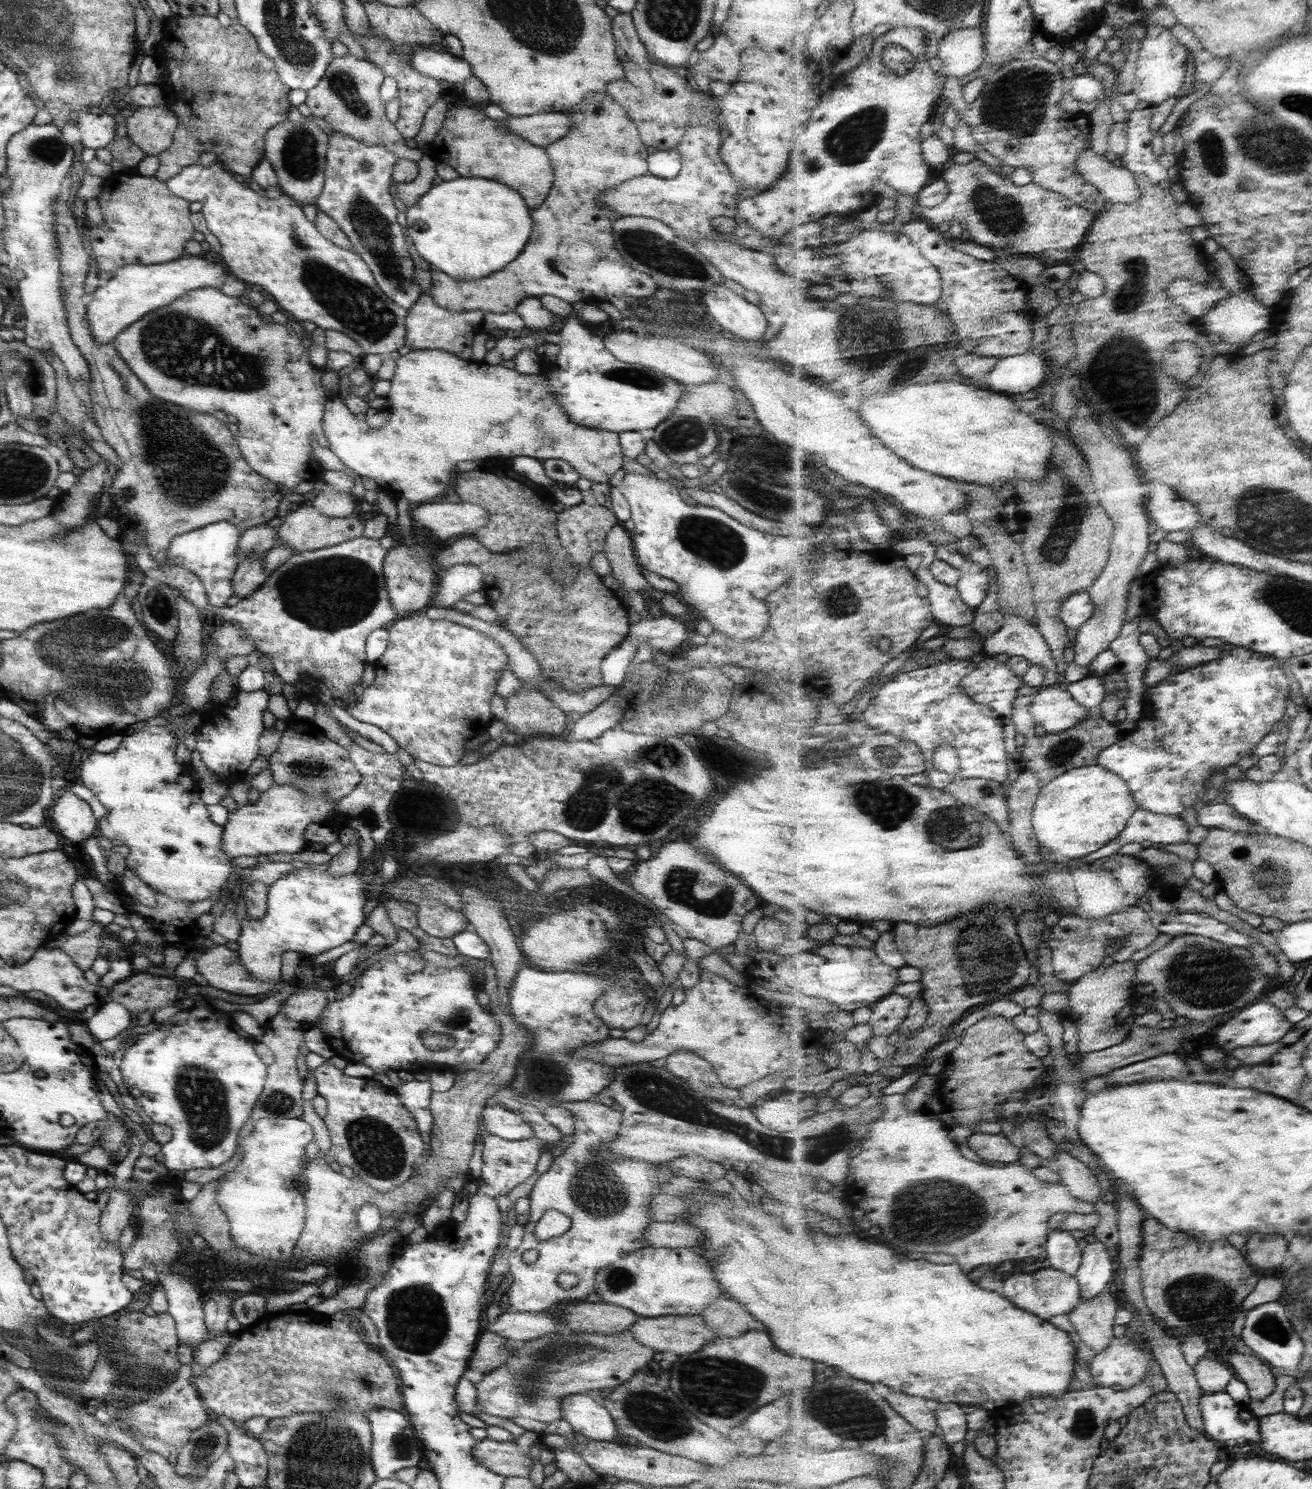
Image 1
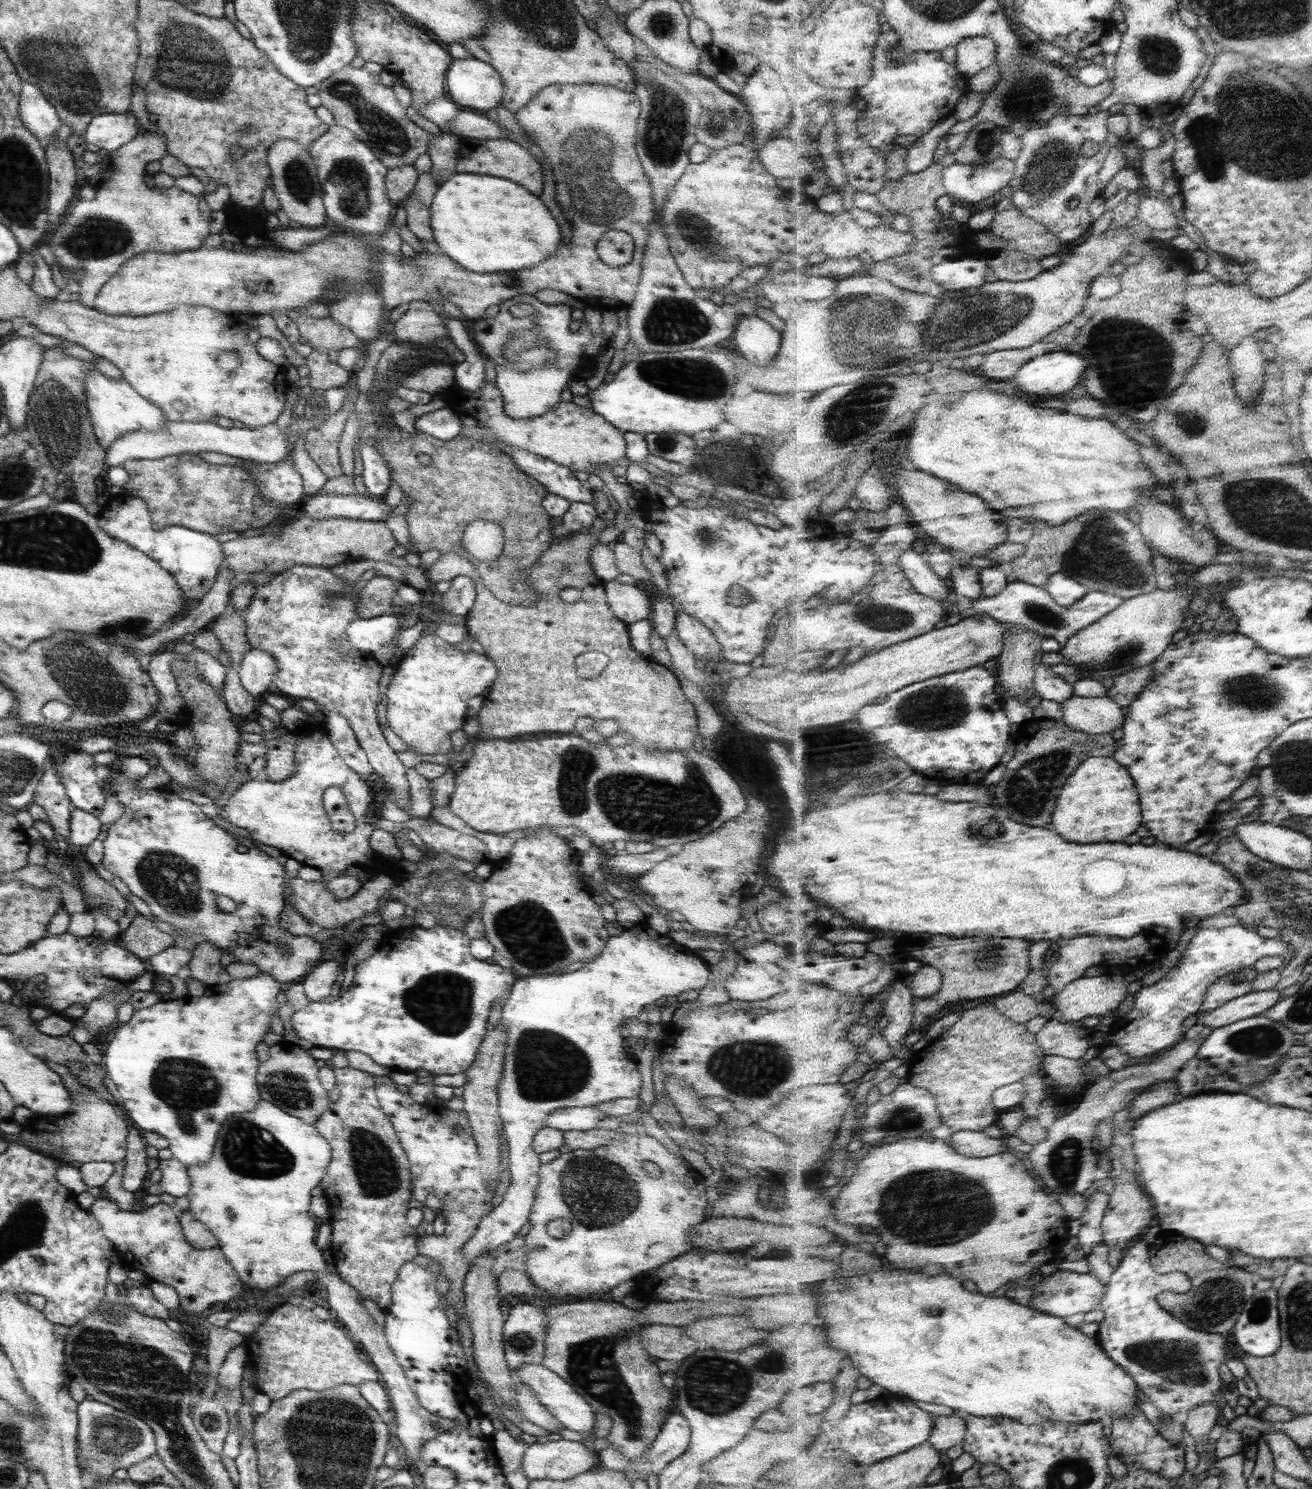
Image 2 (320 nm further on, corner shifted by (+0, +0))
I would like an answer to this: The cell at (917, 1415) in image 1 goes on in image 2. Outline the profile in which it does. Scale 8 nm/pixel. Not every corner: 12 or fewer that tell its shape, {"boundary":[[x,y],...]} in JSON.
{"boundary":[[959,1416],[934,1417],[929,1442],[940,1451],[963,1444],[968,1431]]}

